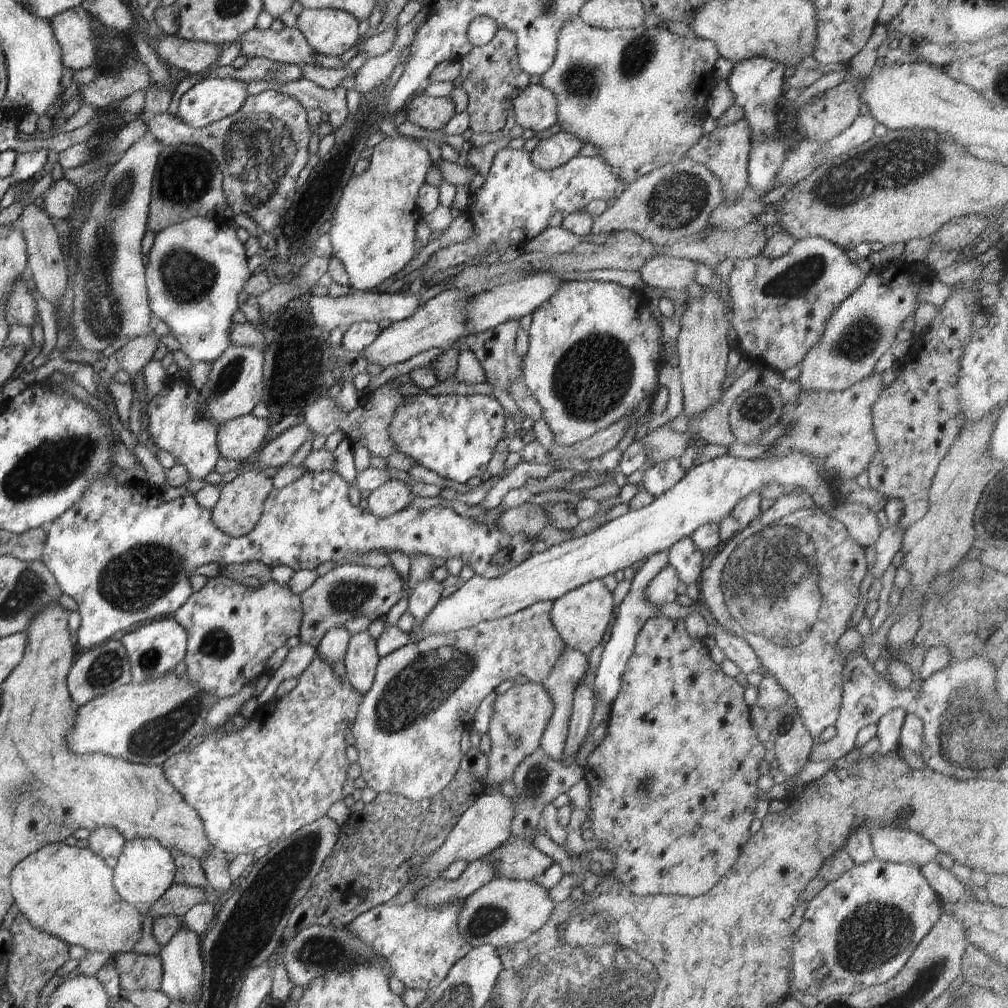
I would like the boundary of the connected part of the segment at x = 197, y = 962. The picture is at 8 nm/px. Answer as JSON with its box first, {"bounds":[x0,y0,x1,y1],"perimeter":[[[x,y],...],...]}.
{"bounds":[158,924,203,1004],"perimeter":[[[182,924],[174,933],[173,938],[161,947],[158,955],[161,958],[163,970],[161,991],[165,992],[171,999],[192,1001],[196,1004],[199,1001],[203,984],[203,956],[201,947],[201,938],[185,924]]]}

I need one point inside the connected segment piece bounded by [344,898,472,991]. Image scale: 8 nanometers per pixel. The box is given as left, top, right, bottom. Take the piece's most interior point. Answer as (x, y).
(420, 944)

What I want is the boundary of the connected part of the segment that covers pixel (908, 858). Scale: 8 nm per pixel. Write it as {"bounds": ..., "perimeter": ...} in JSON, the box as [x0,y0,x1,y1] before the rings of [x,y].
{"bounds":[872,825,939,865],"perimeter":[[[879,825],[872,832],[875,856],[886,862],[922,865],[934,862],[939,848],[920,833]]]}

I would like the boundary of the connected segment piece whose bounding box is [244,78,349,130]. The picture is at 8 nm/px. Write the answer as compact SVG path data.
M304 78L287 83L281 83L276 79L255 79L244 84L249 95L257 95L267 90L276 91L294 97L307 111L318 108L326 112L334 130L342 126L349 115L346 105L347 90L342 85L326 90Z

